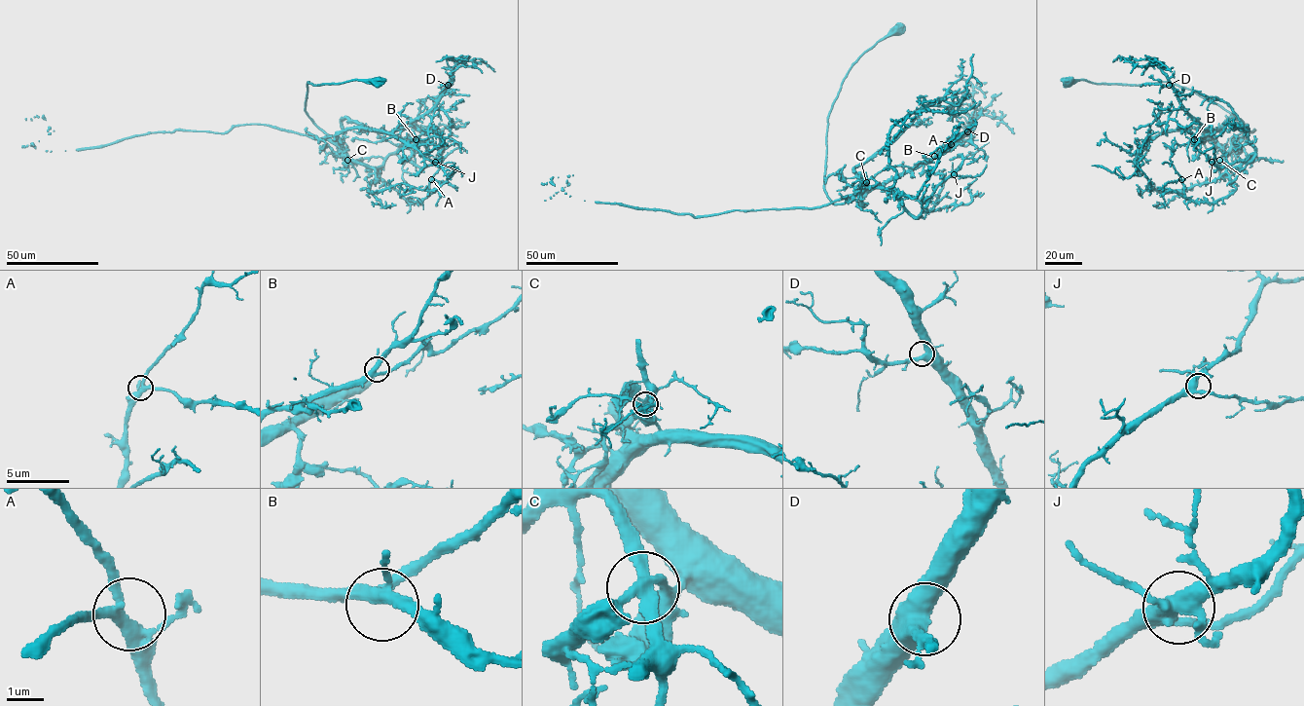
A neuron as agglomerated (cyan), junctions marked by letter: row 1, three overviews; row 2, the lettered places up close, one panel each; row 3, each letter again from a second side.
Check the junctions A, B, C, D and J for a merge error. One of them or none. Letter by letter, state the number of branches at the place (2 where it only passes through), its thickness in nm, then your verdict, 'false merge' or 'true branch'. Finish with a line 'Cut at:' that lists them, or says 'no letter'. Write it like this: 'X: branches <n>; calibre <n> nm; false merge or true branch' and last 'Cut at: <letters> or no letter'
A: branches 4; calibre 320 nm; true branch
B: branches 4; calibre 340 nm; true branch
C: branches 4; calibre 320 nm; false merge
D: branches 4; calibre 440 nm; true branch
J: branches 4; calibre 440 nm; true branch
Cut at: C

